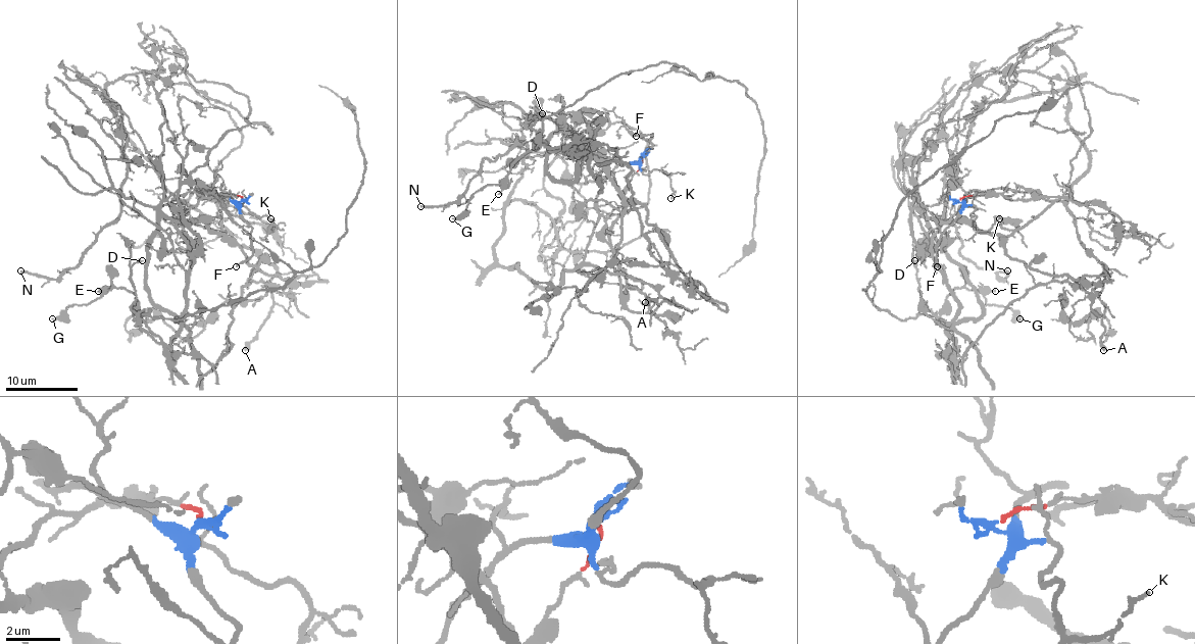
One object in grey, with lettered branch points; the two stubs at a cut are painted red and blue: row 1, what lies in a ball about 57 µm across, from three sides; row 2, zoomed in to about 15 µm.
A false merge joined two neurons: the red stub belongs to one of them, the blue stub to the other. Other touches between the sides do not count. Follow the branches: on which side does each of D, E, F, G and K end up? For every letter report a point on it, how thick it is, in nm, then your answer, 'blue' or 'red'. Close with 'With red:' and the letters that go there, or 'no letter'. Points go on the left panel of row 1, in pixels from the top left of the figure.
D: (142, 260) | 160 nm | red
E: (98, 291) | 150 nm | red
F: (236, 266) | 170 nm | blue
G: (52, 318) | 190 nm | red
K: (270, 218) | 140 nm | blue
With red: D, E, G

